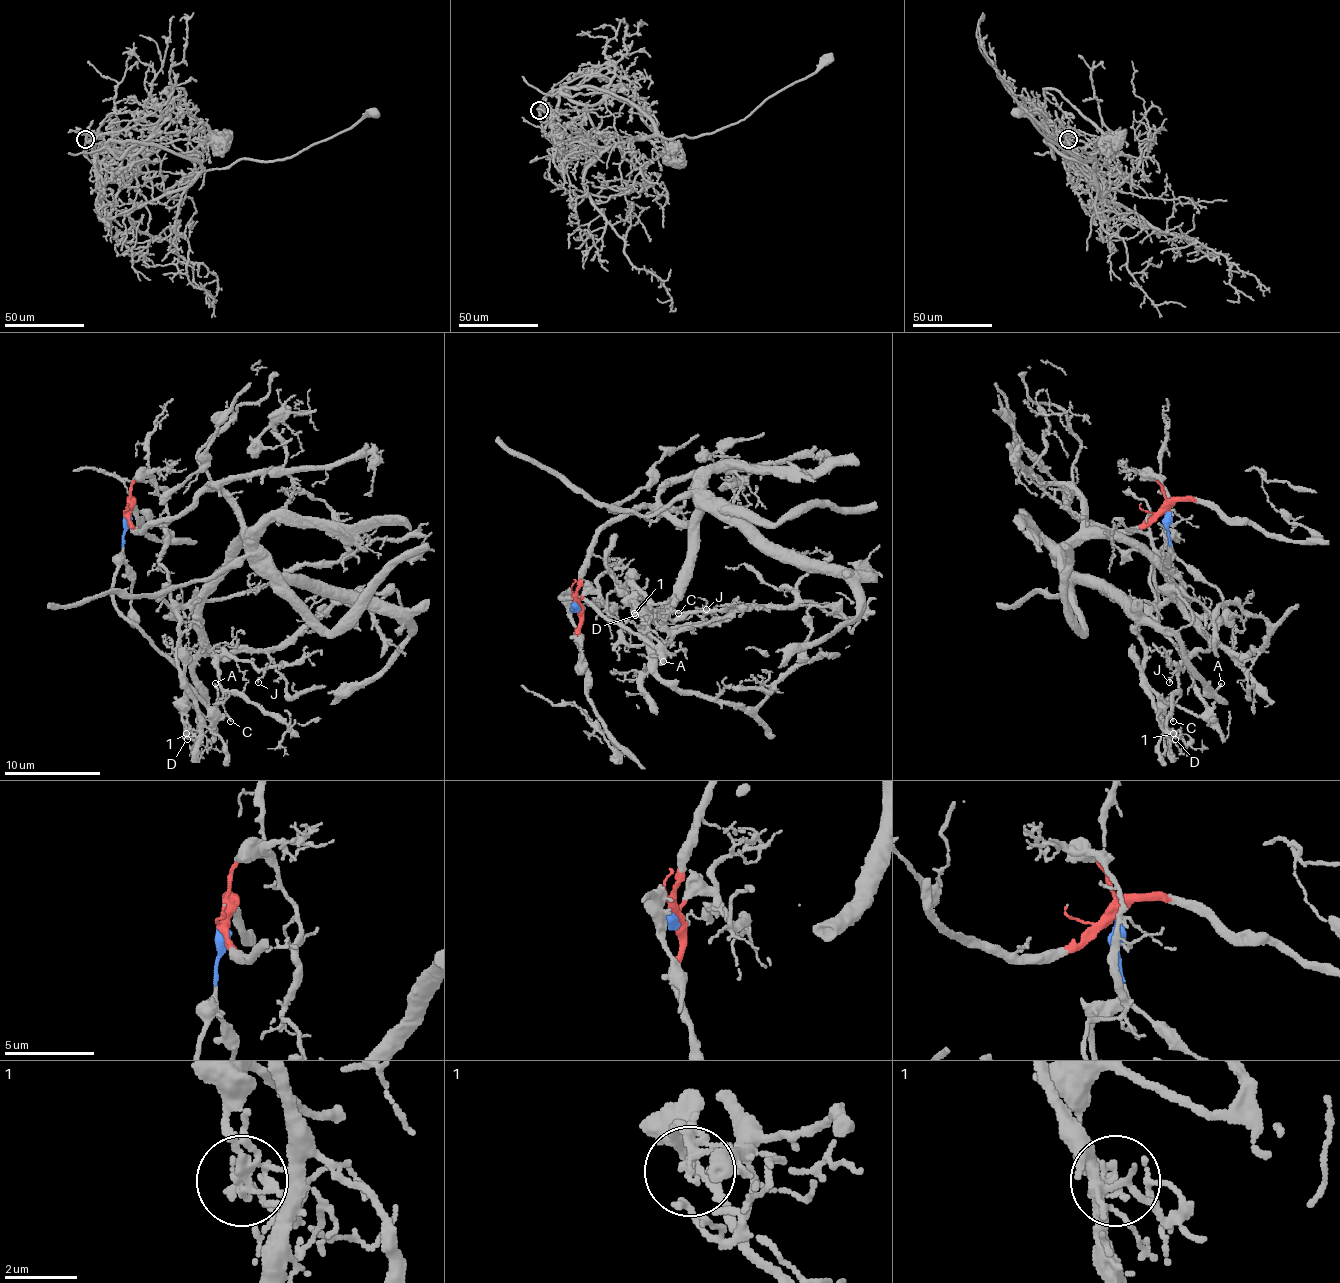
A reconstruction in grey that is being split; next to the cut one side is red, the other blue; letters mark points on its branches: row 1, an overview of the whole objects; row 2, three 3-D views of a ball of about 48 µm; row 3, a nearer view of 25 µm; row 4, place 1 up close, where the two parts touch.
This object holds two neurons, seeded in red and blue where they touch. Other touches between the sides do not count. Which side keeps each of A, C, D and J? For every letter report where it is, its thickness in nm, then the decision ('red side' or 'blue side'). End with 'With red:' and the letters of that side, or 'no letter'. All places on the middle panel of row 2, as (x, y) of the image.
A: place (663, 661); calibre 170 nm; blue side
C: place (678, 613); calibre 120 nm; red side
D: place (635, 615); calibre 100 nm; blue side
J: place (706, 609); calibre 130 nm; red side
With red: C, J

